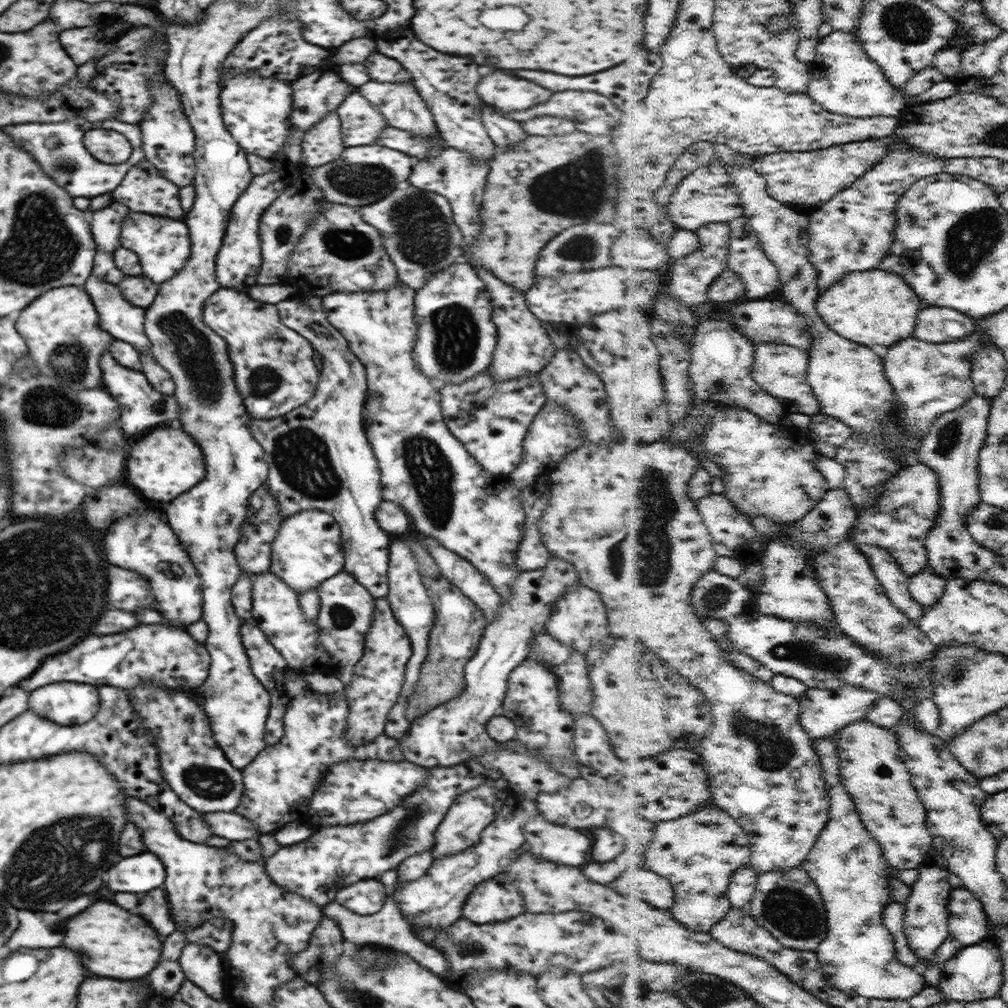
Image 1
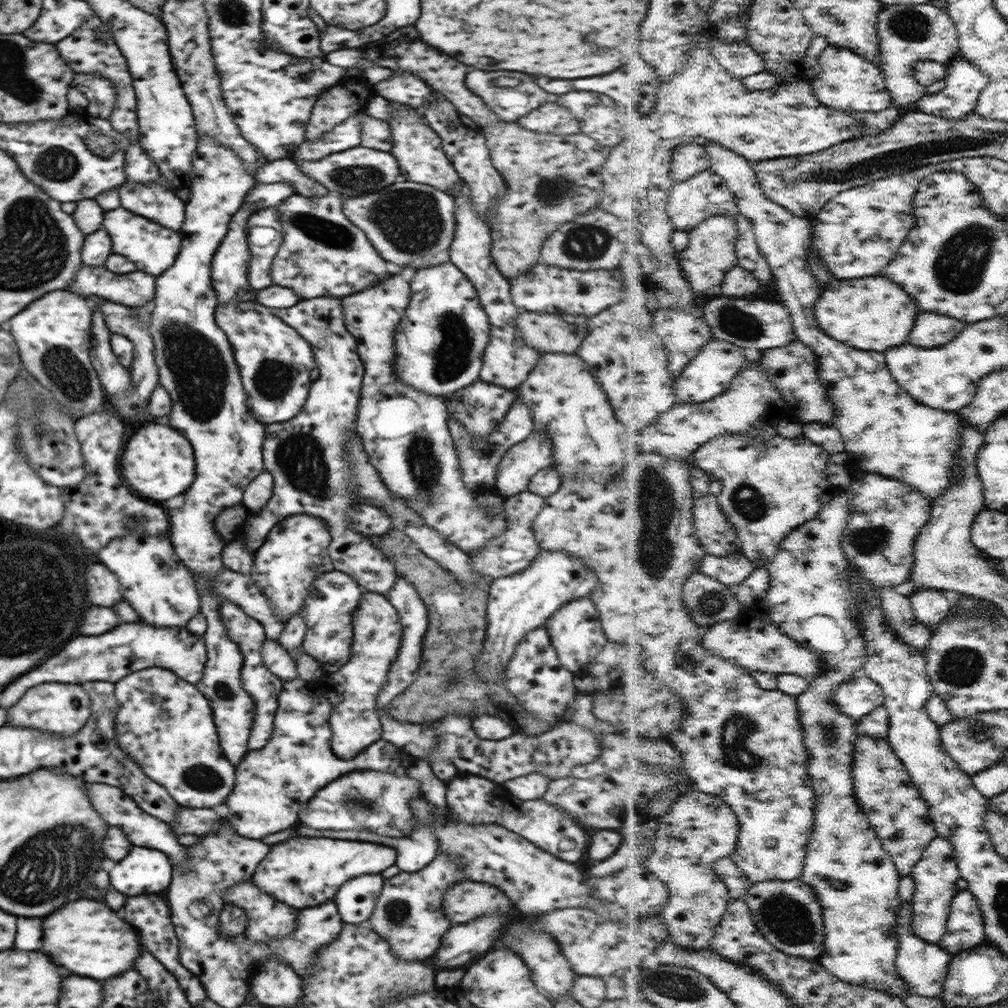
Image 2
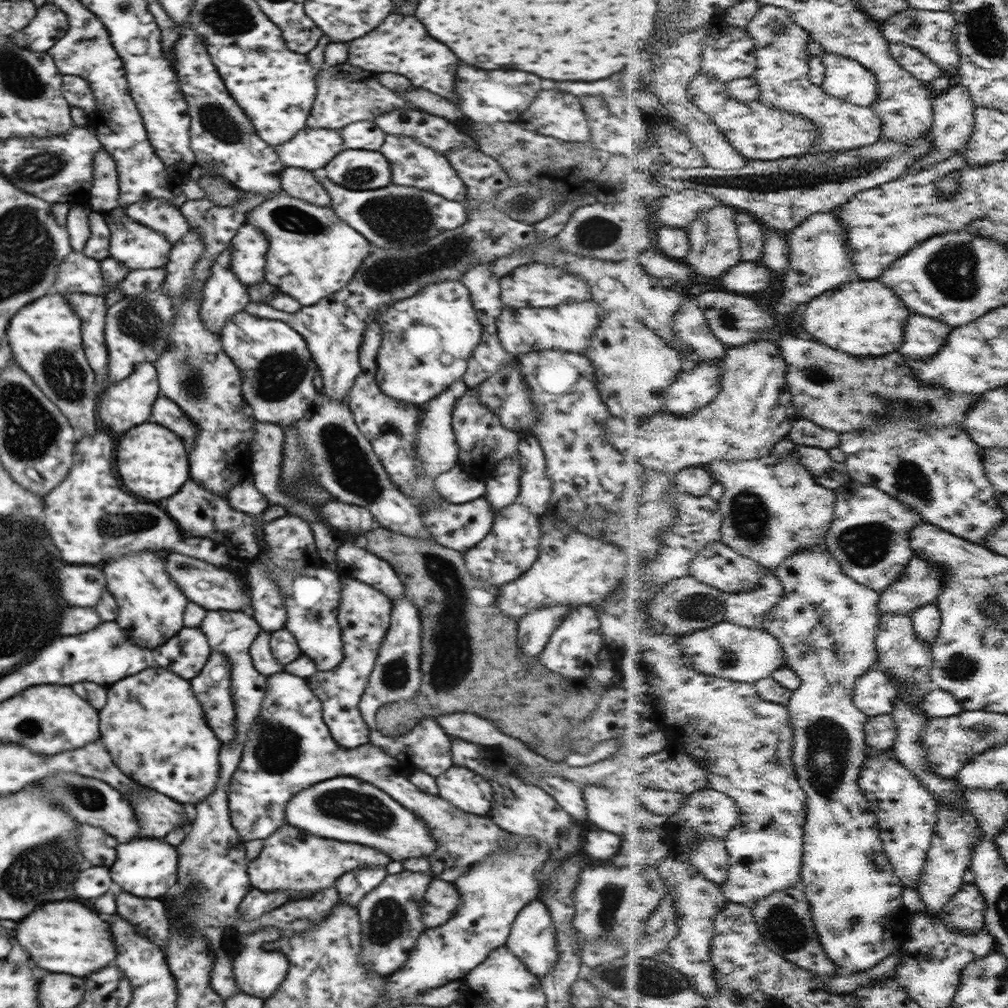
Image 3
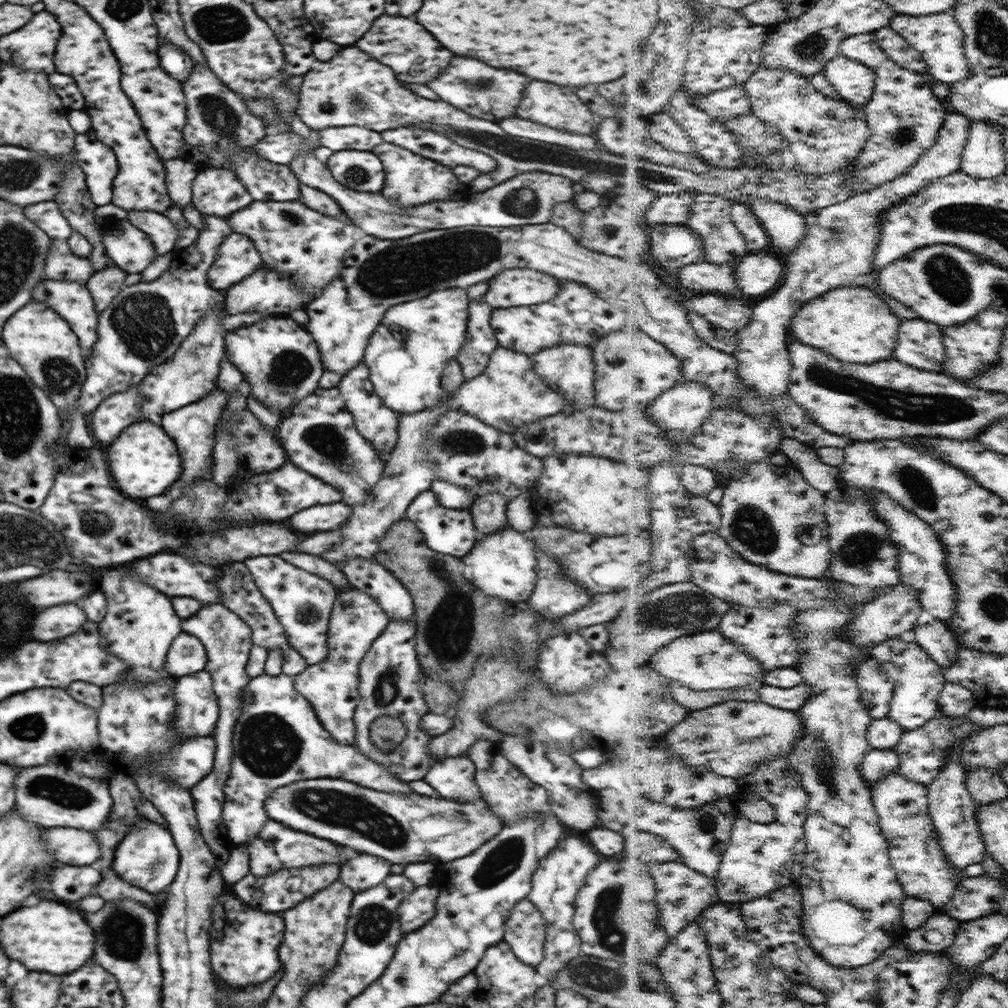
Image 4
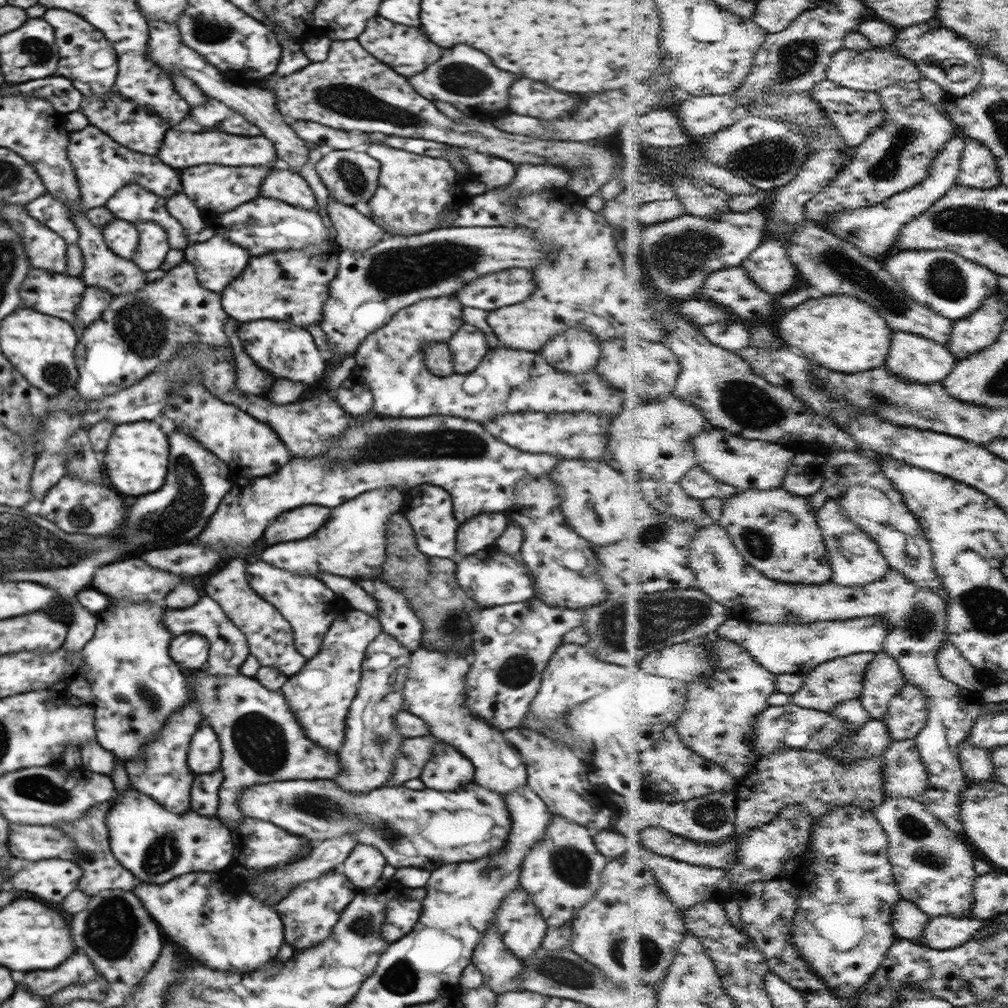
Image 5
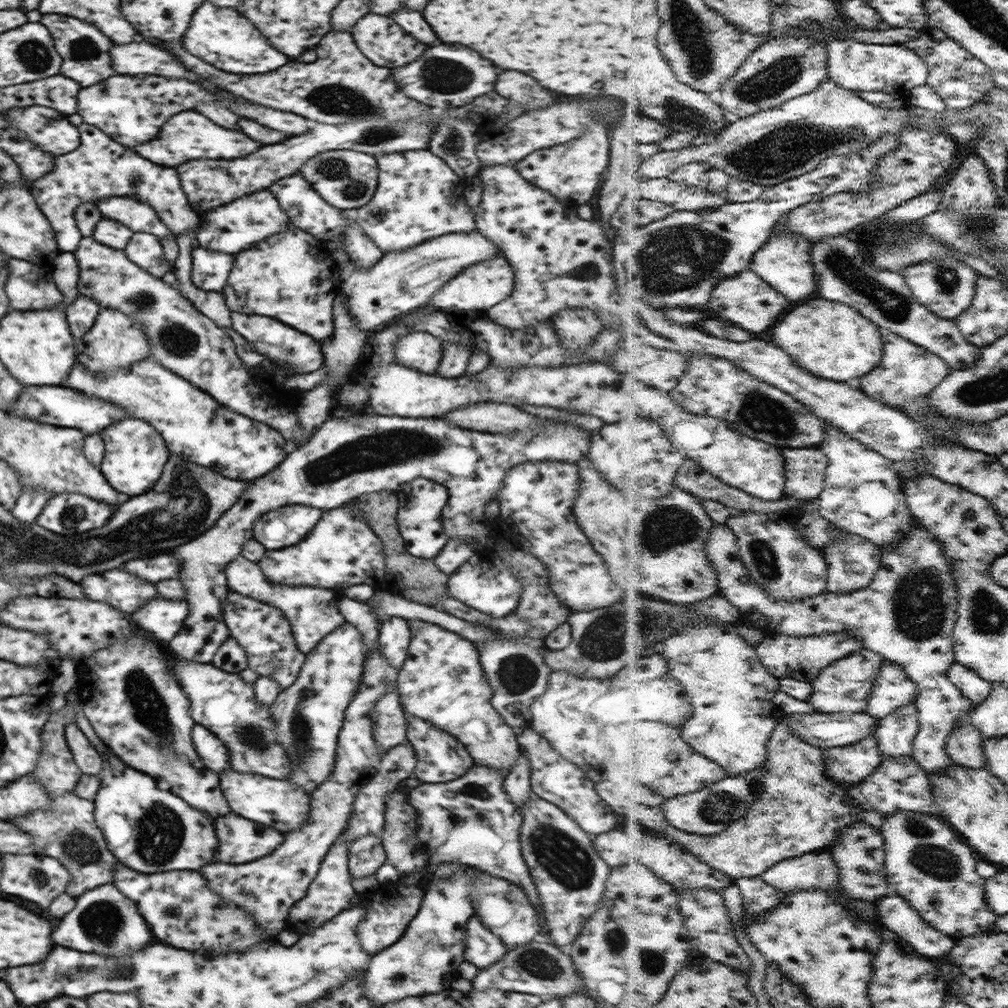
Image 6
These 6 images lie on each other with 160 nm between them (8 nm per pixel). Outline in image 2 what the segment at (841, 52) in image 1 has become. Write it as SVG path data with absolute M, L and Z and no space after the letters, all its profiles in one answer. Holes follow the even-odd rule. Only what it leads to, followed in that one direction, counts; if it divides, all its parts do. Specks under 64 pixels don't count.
M828 46L820 56L822 73L812 79L816 96L826 105L846 112L880 112L890 108L895 100L890 92L887 74L880 65L868 61L852 48Z

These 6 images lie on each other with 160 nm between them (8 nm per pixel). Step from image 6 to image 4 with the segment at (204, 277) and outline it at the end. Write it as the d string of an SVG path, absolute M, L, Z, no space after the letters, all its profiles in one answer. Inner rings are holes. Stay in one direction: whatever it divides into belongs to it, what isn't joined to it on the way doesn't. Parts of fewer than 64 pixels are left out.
M237 232L230 233L218 245L213 263L208 270L208 282L217 290L230 288L264 266L254 243Z

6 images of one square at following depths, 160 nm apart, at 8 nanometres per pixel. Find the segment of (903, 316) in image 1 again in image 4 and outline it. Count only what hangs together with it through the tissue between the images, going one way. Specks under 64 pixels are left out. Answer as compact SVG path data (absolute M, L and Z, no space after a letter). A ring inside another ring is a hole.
M853 284L827 292L820 300L810 301L794 317L792 325L795 337L804 344L822 348L844 362L874 364L895 356L902 321L878 292L869 286Z

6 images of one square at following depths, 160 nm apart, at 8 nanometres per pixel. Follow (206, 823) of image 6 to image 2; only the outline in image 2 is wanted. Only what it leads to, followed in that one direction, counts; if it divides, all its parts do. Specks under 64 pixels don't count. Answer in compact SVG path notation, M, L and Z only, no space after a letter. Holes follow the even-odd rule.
M132 846L128 856L110 870L110 884L126 896L165 892L171 883L172 869L168 854Z

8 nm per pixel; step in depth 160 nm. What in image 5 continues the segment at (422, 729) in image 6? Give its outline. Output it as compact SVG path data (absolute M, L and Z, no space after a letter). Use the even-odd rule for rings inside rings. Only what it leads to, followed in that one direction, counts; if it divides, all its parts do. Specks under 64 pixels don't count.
M436 743L419 779L428 788L452 792L472 783L474 775L475 766L469 758L456 751L452 745Z

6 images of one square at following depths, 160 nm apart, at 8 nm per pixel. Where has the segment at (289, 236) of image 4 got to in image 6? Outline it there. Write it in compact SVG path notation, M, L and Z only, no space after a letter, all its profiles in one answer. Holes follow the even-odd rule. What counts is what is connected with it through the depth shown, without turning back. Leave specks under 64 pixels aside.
M262 189L241 196L228 204L202 213L200 218L202 221L195 236L199 246L232 255L245 251L253 244L284 229L298 229L289 222L289 216L280 208L279 202L270 189Z

